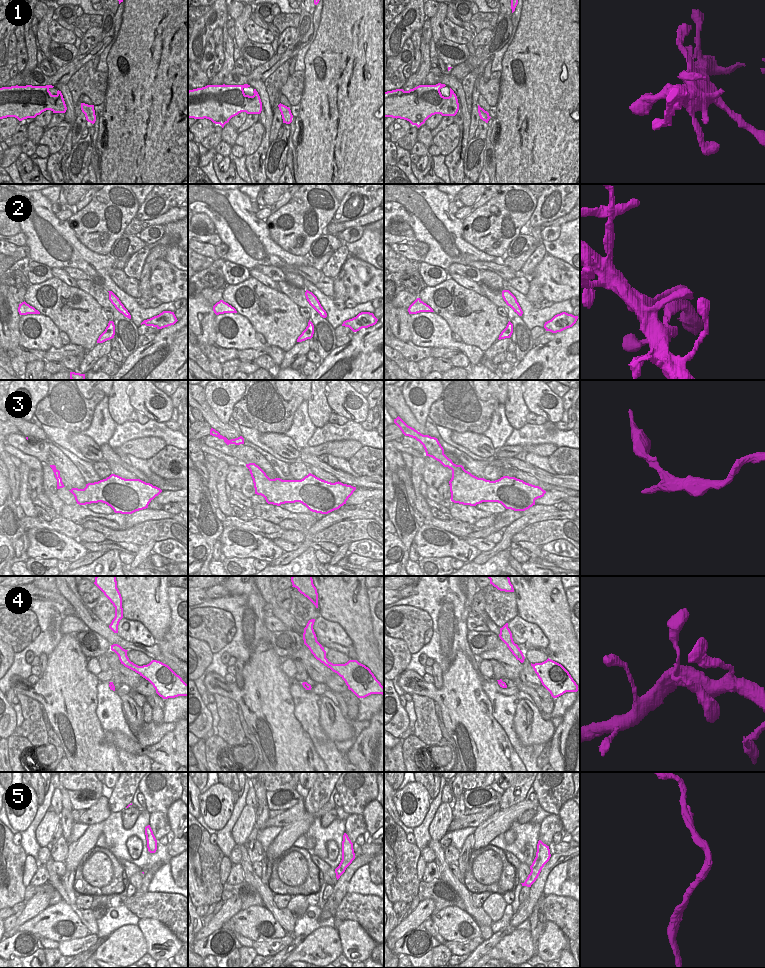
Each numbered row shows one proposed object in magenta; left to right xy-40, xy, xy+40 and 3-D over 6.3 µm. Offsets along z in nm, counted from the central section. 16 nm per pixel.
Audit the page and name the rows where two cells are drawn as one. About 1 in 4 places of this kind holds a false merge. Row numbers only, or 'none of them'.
3, 5

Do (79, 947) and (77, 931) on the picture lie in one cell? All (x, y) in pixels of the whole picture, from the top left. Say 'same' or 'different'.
different

